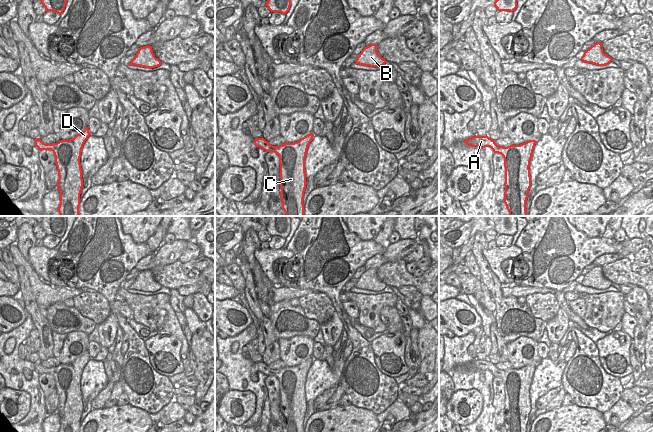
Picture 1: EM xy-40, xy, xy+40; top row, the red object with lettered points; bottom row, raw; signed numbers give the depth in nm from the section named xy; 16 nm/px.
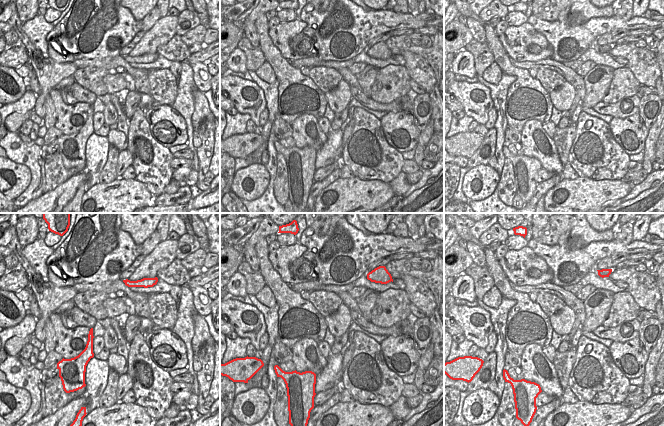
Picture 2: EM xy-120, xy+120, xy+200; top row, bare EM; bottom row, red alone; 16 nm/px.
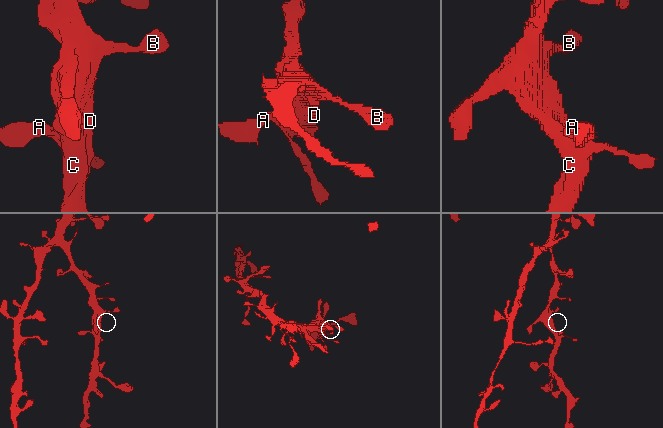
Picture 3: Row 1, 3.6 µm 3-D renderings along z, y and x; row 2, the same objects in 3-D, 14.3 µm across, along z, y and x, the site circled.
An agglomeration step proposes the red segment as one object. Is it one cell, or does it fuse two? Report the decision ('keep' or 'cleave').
keep

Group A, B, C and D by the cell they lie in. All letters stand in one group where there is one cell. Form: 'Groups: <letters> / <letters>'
Groups: A B C D

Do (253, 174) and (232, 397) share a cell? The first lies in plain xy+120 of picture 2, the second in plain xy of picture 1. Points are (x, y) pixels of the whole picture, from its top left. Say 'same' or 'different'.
same

